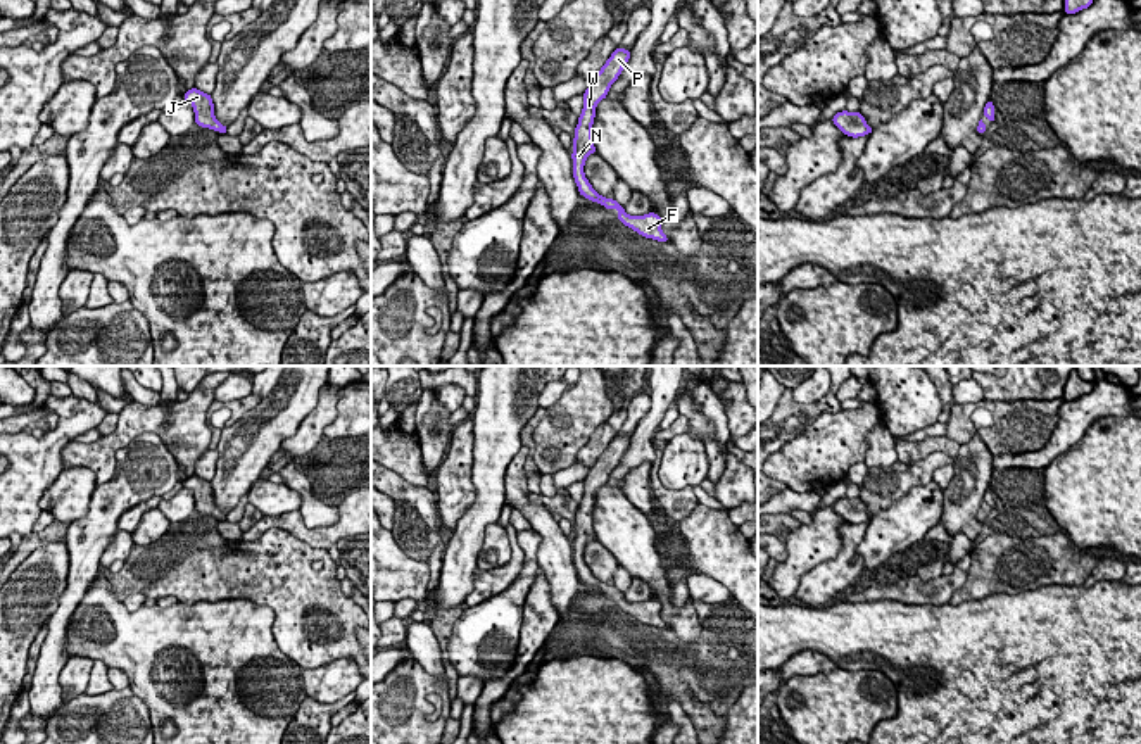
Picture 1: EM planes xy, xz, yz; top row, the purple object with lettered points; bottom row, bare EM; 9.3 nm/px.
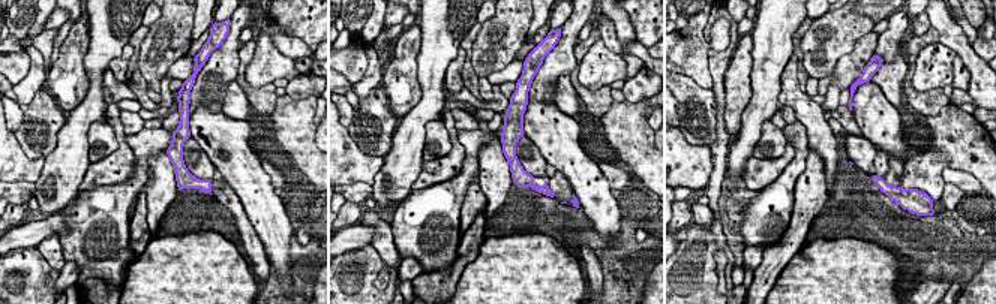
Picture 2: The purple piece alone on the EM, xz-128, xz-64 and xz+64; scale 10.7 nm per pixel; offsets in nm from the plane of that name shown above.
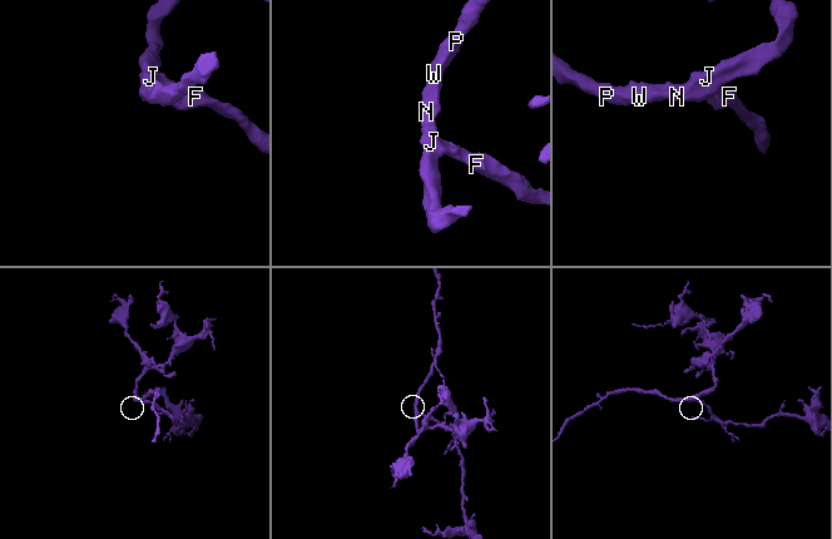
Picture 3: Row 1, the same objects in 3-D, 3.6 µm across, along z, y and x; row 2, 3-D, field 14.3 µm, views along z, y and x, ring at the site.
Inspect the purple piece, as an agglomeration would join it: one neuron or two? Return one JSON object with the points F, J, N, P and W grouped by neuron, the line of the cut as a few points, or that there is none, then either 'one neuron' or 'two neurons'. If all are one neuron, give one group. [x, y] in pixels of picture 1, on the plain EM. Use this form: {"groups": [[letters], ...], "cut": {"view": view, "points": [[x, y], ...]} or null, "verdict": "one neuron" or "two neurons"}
{"groups": [["F", "J", "N", "P", "W"]], "cut": null, "verdict": "one neuron"}

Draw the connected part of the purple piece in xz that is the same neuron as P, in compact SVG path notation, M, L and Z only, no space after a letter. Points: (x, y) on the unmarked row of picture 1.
M618 435L611 440L611 444L606 447L606 451L601 454L601 457L596 461L596 464L590 468L589 475L583 478L583 495L578 502L578 511L575 514L575 525L573 525L573 564L578 573L578 580L585 585L597 589L604 592L606 596L613 597L618 596L618 608L621 608L625 613L632 615L644 625L652 625L658 628L670 628L668 623L661 618L661 604L656 599L649 599L644 602L628 602L615 585L606 585L599 582L589 566L585 564L583 552L585 545L590 540L596 540L594 526L592 526L592 511L596 504L596 494L597 490L608 483L608 478L611 471L618 466L621 461L625 451L630 445L630 437Z

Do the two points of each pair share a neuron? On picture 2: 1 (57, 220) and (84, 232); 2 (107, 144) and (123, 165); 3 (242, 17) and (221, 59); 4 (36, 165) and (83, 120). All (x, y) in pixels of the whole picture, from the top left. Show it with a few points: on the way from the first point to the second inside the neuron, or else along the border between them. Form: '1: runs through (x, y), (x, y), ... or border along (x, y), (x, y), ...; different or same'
1: border along (60, 211), (65, 214), (66, 234); different
2: border along (105, 120), (113, 129), (117, 147), (92, 162); different
3: runs through (236, 27), (230, 48); same
4: border along (45, 159), (41, 175), (35, 183); different

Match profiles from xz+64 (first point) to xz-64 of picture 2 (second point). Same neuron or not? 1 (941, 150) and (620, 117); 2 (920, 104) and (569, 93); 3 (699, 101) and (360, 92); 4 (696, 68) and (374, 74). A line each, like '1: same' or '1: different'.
1: same
2: different
3: different
4: different

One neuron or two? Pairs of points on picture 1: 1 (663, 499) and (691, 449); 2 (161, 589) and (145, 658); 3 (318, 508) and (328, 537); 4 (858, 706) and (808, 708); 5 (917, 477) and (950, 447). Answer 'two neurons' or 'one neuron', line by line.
1: two neurons
2: two neurons
3: two neurons
4: one neuron
5: two neurons

